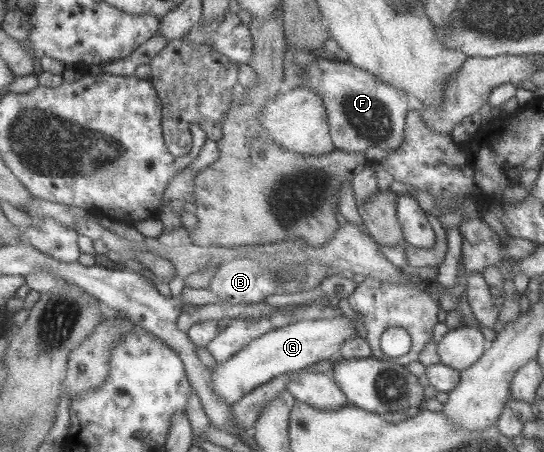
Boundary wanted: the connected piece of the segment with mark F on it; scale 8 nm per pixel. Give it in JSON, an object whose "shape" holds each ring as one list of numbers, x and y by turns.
{"shape":[[325,56,317,57,316,62,310,64,303,73,304,81,300,86,308,87,318,93,327,109,328,123,335,149,342,149,348,153,358,153,368,147,380,149,396,149,403,141,405,115,408,113,406,95,402,90,381,83,374,75,350,65,348,62,327,60]]}

